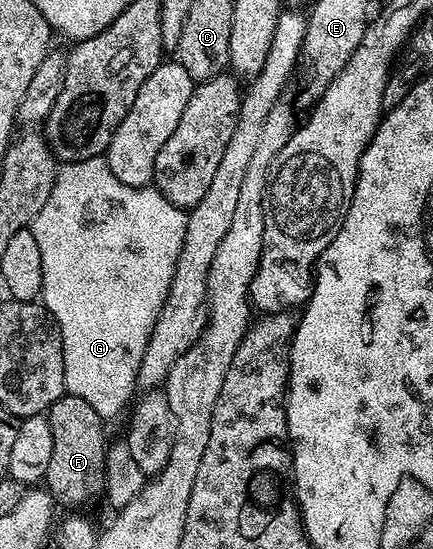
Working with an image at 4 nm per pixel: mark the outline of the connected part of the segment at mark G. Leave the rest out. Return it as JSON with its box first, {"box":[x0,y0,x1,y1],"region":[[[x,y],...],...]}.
{"box":[30,156,188,418],"region":[[[104,156],[86,158],[82,162],[74,162],[73,164],[61,163],[56,173],[54,190],[50,190],[50,198],[46,198],[46,206],[42,206],[42,210],[38,210],[38,214],[32,220],[30,227],[34,238],[38,241],[38,251],[42,254],[40,296],[43,305],[56,320],[61,332],[65,362],[64,391],[67,395],[82,398],[89,406],[94,406],[94,410],[98,410],[100,416],[111,418],[111,416],[118,415],[124,407],[127,409],[129,407],[128,399],[131,398],[132,392],[137,391],[138,366],[142,362],[142,354],[146,354],[146,346],[152,337],[156,319],[166,302],[166,294],[170,290],[170,282],[174,278],[174,266],[178,262],[178,254],[182,250],[182,242],[186,238],[187,221],[188,212],[171,204],[155,186],[135,188],[118,182],[118,178],[114,178]]]}

